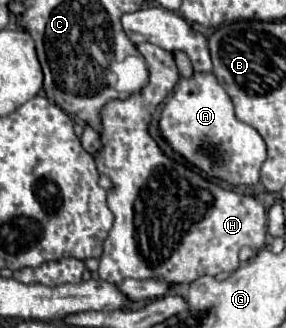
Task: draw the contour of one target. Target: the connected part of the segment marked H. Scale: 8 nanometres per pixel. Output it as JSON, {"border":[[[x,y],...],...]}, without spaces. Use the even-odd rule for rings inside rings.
{"border":[[[150,42],[138,44],[138,52],[148,64],[148,84],[124,100],[110,100],[100,110],[100,150],[94,154],[98,172],[112,180],[112,190],[108,192],[108,208],[114,212],[114,228],[104,242],[104,254],[100,258],[98,274],[102,280],[120,284],[126,278],[146,280],[162,278],[168,284],[190,284],[200,276],[216,276],[220,272],[232,272],[240,266],[238,252],[242,246],[260,250],[266,238],[266,210],[254,198],[238,194],[234,190],[224,190],[218,184],[202,178],[198,172],[186,168],[184,164],[168,158],[156,140],[150,136],[148,128],[152,124],[152,114],[156,106],[174,90],[180,74],[172,52],[152,46]]]}

